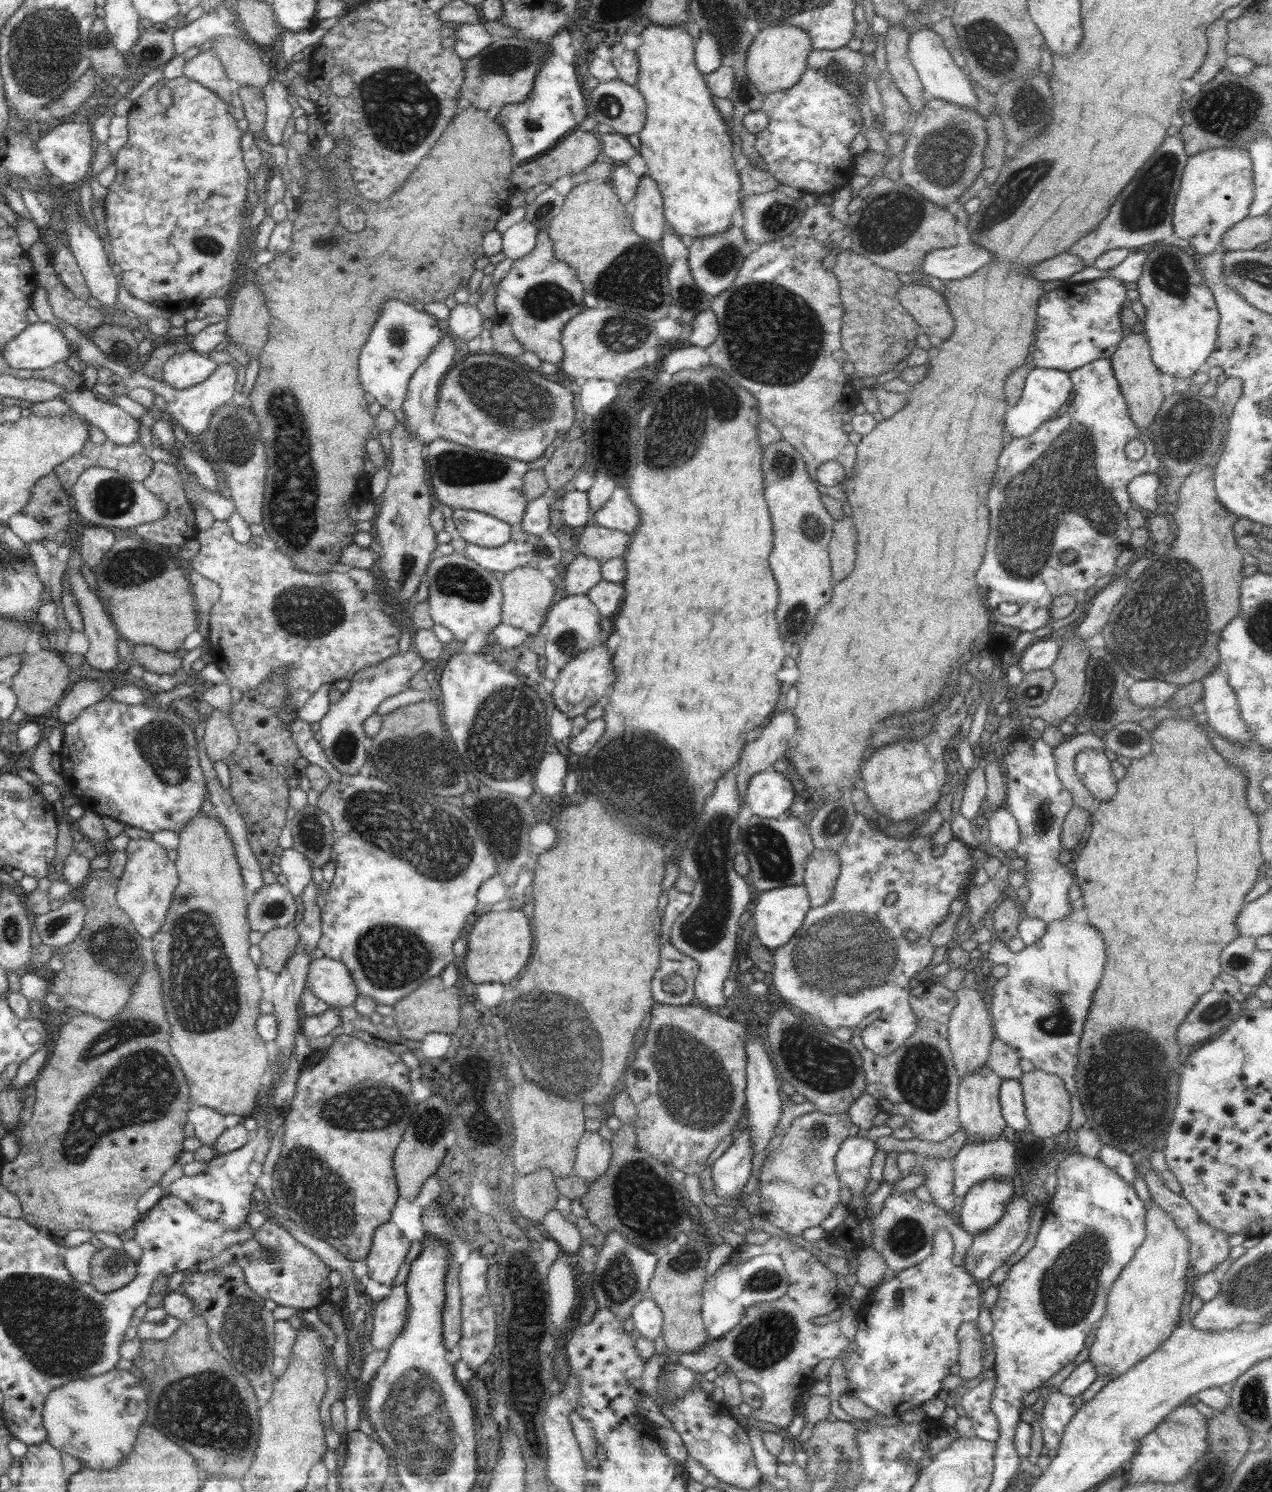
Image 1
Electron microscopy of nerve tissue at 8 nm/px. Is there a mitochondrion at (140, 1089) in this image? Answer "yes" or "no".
yes

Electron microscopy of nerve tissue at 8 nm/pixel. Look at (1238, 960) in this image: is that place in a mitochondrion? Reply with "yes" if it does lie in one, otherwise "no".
yes

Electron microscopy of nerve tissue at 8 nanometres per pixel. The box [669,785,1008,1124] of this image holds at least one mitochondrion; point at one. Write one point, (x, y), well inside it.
(851, 955)

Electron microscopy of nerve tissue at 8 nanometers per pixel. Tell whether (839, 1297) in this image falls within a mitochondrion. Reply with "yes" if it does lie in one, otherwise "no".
no

